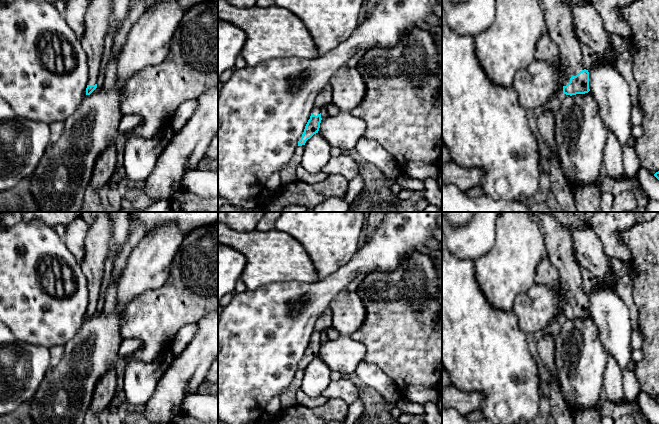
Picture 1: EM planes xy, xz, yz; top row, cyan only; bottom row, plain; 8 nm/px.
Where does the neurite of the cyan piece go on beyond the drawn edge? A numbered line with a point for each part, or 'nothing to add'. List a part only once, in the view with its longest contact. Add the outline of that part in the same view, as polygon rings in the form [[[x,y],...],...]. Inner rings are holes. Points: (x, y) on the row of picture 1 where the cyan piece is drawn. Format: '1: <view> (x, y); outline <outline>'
1: yz (559, 17); outline [[[542,0],[542,5],[545,8],[548,34],[559,48],[563,69],[562,84],[566,86],[572,76],[585,69],[573,14],[570,5],[564,0]]]

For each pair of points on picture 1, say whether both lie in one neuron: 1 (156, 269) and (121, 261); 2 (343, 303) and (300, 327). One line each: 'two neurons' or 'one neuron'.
1: two neurons
2: two neurons

